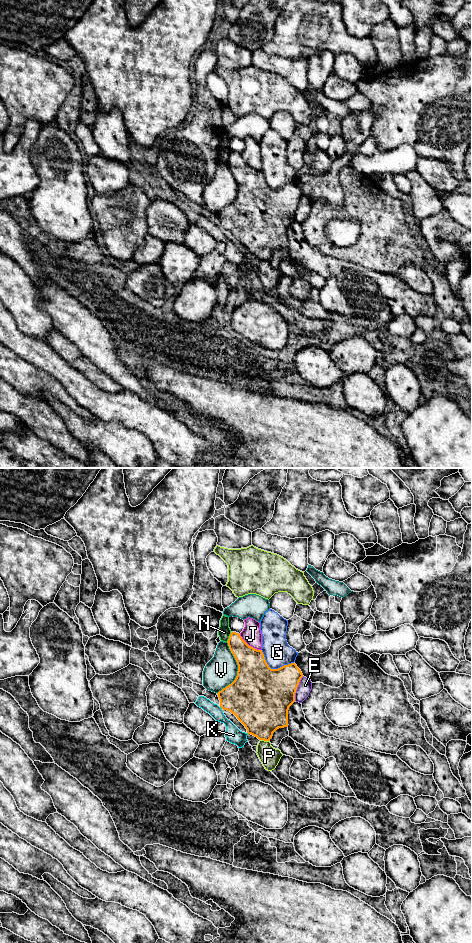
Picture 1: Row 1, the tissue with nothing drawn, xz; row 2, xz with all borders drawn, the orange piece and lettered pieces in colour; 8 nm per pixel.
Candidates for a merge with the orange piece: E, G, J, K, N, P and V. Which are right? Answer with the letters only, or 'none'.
none

